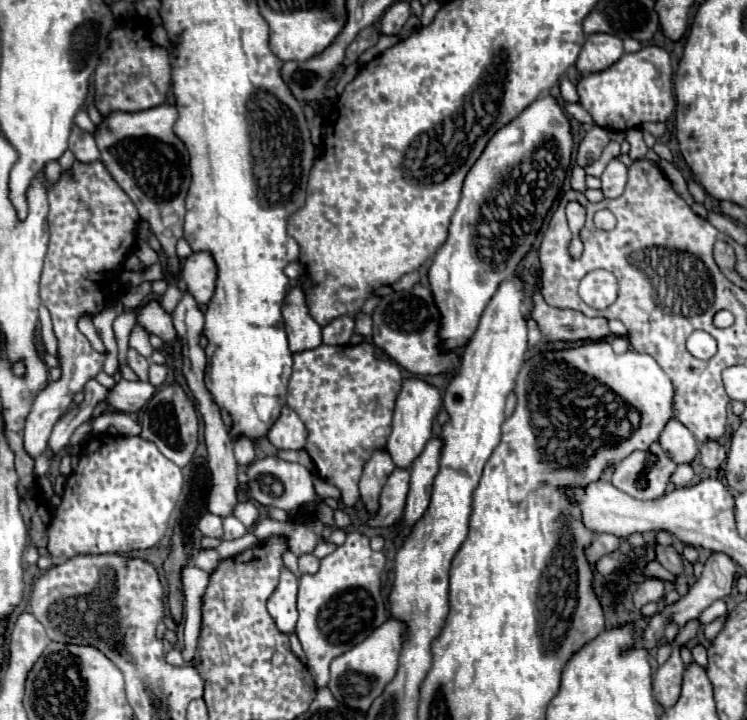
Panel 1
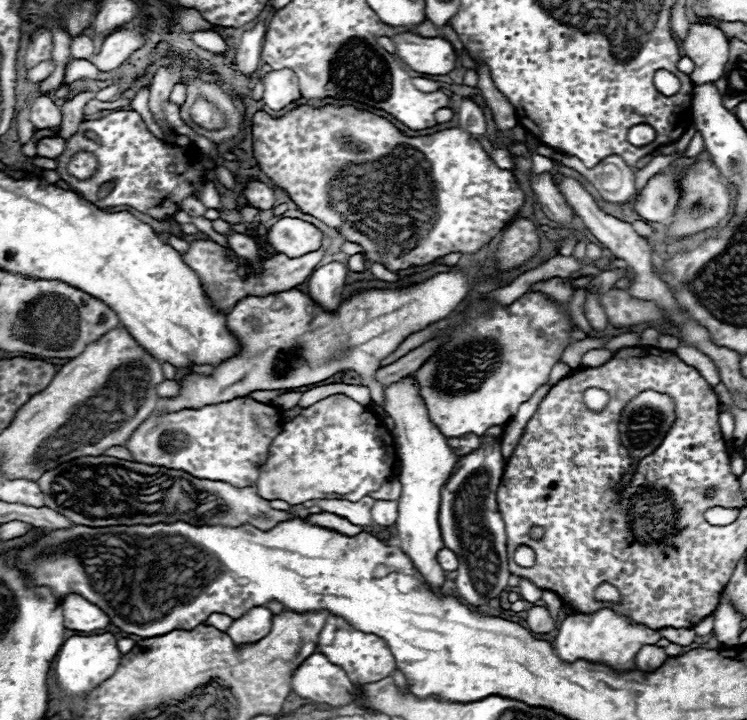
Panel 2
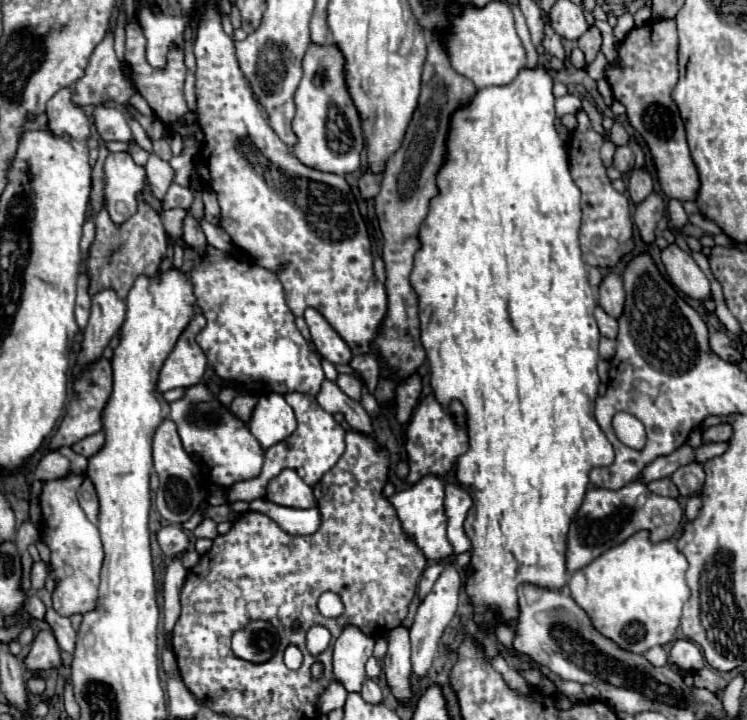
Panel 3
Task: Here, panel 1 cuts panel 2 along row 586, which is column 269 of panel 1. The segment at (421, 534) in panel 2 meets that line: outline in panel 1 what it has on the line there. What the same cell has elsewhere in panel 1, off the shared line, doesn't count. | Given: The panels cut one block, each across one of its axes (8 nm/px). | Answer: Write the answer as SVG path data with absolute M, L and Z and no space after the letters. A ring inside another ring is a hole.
M284 406L280 418L274 422L274 426L268 432L268 440L278 450L300 450L306 444L304 422L292 408Z

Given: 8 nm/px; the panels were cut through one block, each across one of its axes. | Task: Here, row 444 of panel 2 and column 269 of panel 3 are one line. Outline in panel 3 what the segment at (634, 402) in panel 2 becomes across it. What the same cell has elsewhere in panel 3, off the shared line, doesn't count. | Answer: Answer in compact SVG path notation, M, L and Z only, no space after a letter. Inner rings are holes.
M258 620L232 636L232 650L238 658L260 664L274 656L278 642L280 638L276 628L270 626L268 622Z

